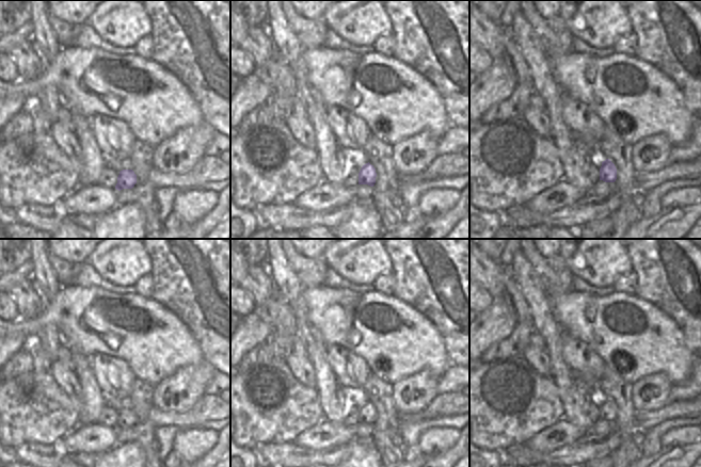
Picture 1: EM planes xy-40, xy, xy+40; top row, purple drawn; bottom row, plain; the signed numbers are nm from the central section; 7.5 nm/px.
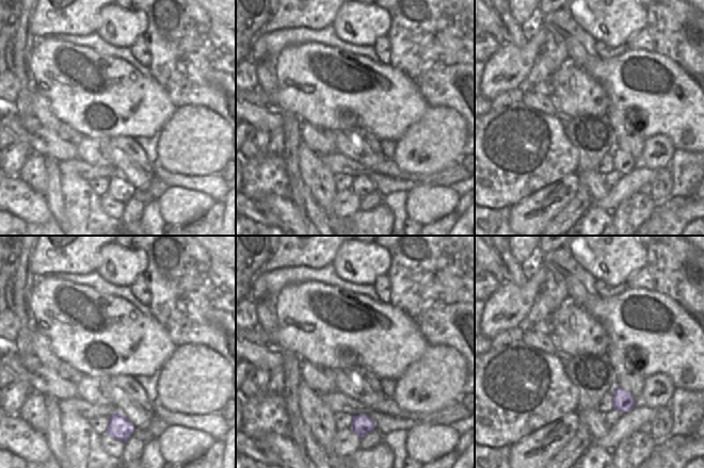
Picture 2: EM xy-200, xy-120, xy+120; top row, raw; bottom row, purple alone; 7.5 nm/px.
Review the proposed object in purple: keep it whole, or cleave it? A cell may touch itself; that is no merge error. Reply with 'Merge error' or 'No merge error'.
No merge error

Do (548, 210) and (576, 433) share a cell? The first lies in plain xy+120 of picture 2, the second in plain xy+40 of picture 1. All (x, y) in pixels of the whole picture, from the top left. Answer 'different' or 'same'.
same

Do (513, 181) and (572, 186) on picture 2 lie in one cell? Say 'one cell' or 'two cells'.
two cells

